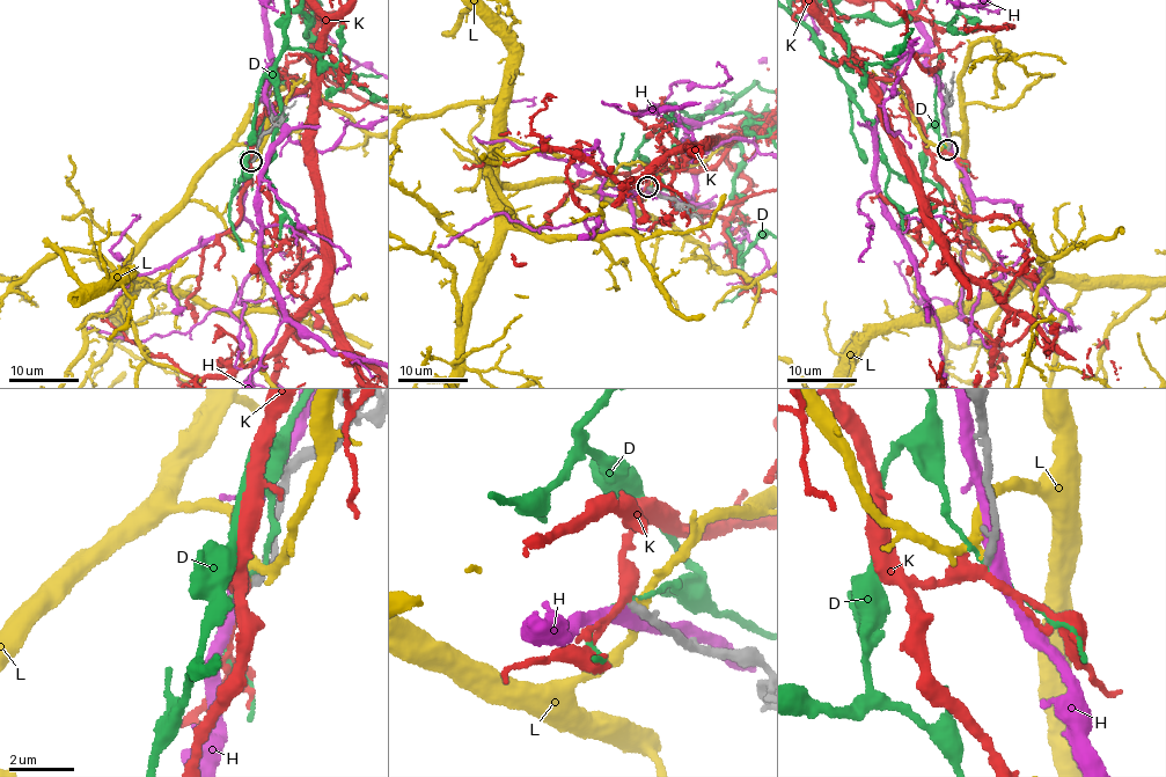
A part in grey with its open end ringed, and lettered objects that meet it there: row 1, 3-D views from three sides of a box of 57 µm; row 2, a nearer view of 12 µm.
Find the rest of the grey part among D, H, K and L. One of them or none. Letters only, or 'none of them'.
K

